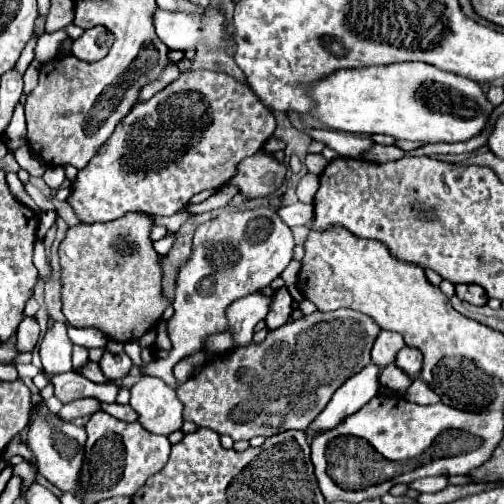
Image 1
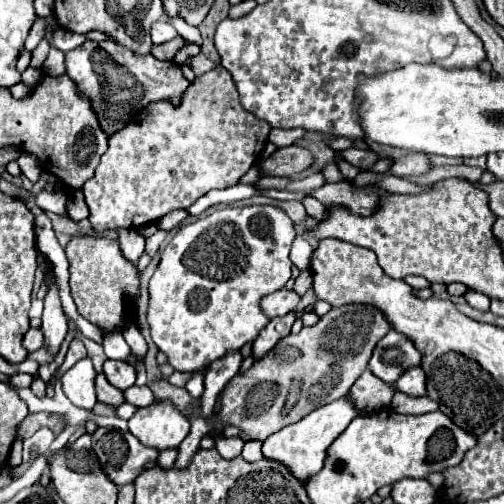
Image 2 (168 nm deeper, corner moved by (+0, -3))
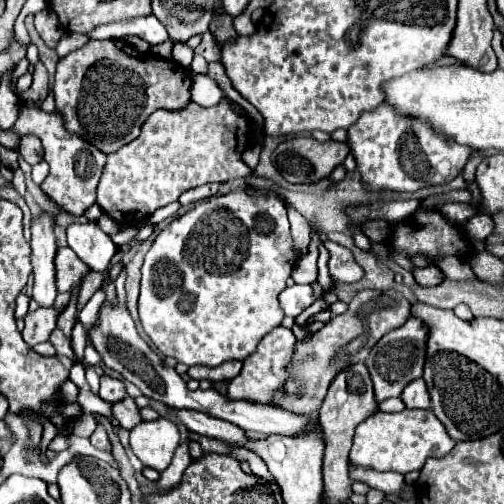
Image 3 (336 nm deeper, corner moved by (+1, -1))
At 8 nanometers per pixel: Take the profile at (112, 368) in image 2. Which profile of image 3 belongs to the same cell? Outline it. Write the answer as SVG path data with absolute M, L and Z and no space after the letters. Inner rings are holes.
M102 374L102 378L100 378L100 392L98 394L100 394L102 400L112 404L112 402L118 402L118 400L126 398L126 388L124 388L124 384L120 380Z

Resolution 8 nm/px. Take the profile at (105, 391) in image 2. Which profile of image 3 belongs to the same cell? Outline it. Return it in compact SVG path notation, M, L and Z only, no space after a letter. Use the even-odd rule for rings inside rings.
M130 396L126 400L122 400L122 402L112 404L112 412L114 412L116 420L120 422L120 426L126 428L126 430L130 430L130 428L134 428L136 424L142 422L140 408L136 406L136 402Z

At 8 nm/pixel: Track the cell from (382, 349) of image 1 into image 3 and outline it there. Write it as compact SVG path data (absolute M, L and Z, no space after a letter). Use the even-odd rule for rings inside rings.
M410 316L404 326L382 336L382 340L378 340L378 344L372 348L372 352L366 360L366 366L368 366L372 382L374 382L374 396L376 396L378 404L386 398L400 396L402 388L406 388L406 384L410 384L412 380L422 376L424 358L426 358L426 350L424 350L426 334L428 334L426 324L422 320L418 320L416 316ZM422 334L424 334L424 346L422 346Z

